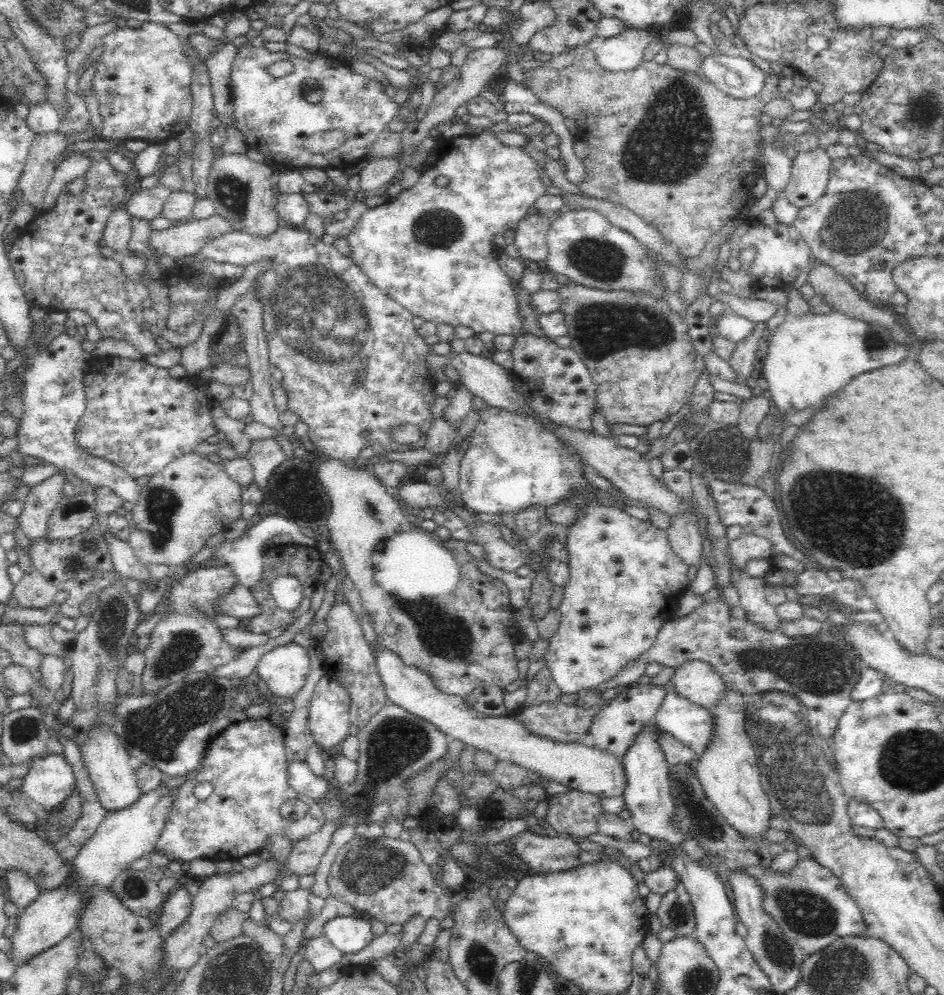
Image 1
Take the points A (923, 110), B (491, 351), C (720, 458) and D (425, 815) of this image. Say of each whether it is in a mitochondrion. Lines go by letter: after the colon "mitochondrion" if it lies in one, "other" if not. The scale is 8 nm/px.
A: mitochondrion
B: other
C: mitochondrion
D: other

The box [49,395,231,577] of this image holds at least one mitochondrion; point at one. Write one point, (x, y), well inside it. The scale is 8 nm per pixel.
(163, 503)

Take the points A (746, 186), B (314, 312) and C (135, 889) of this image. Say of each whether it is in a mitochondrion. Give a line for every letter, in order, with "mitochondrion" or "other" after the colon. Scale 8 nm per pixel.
A: other
B: mitochondrion
C: mitochondrion

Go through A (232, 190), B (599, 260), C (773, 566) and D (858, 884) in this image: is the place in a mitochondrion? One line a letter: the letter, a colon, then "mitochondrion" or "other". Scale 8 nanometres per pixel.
A: mitochondrion
B: mitochondrion
C: other
D: other

